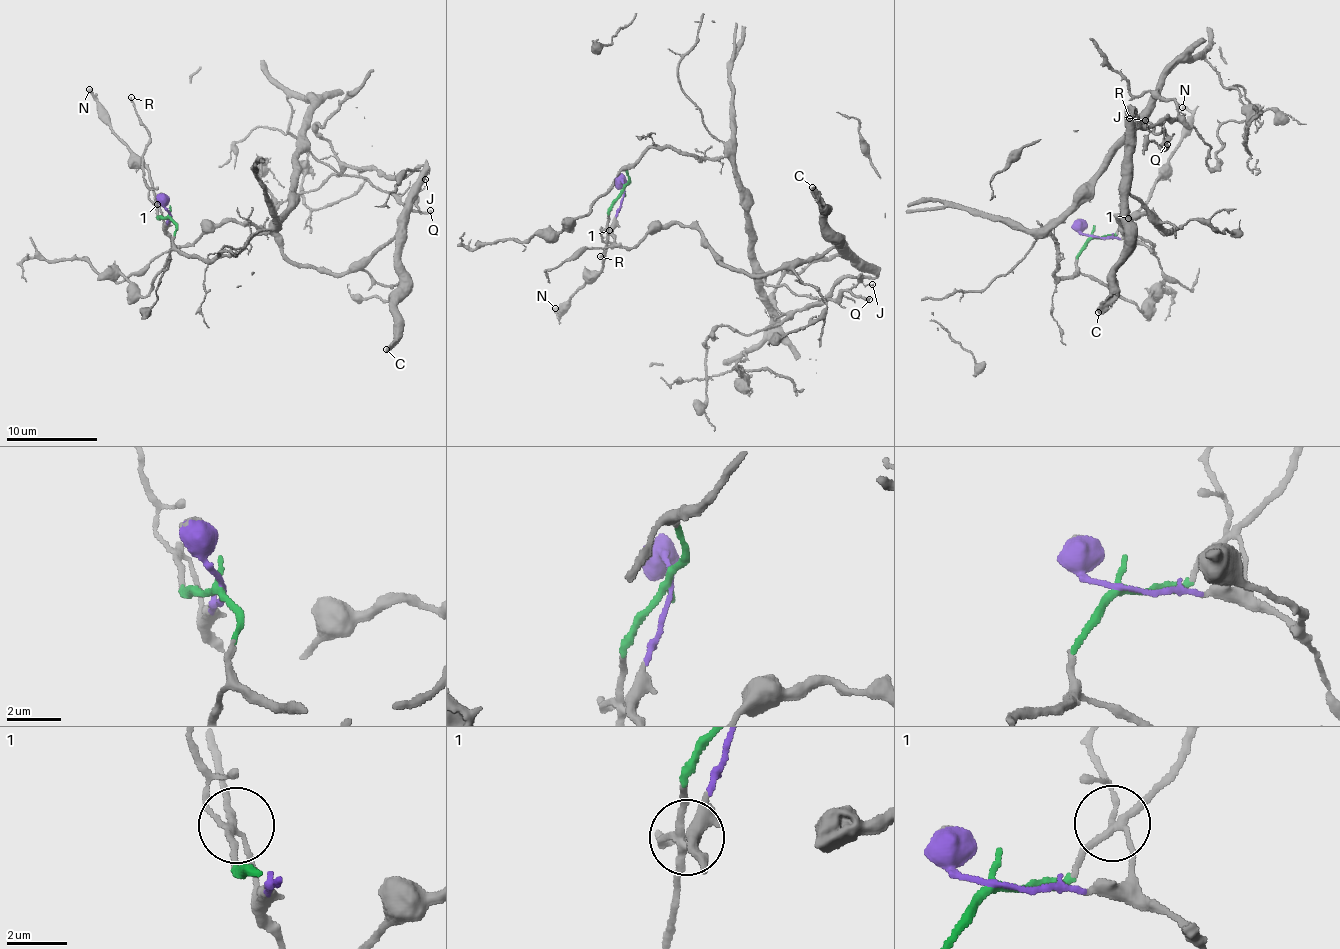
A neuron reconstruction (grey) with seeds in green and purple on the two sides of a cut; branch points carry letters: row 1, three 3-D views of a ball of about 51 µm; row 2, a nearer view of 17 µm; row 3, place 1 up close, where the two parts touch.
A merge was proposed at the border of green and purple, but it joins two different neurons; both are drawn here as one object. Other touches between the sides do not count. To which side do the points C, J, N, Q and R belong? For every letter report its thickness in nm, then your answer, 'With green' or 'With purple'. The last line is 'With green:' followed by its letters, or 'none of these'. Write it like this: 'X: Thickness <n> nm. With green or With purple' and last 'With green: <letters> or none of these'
C: Thickness 400 nm. With purple
J: Thickness 90 nm. With green
N: Thickness 280 nm. With green
Q: Thickness 200 nm. With green
R: Thickness 130 nm. With purple
With green: J, N, Q

